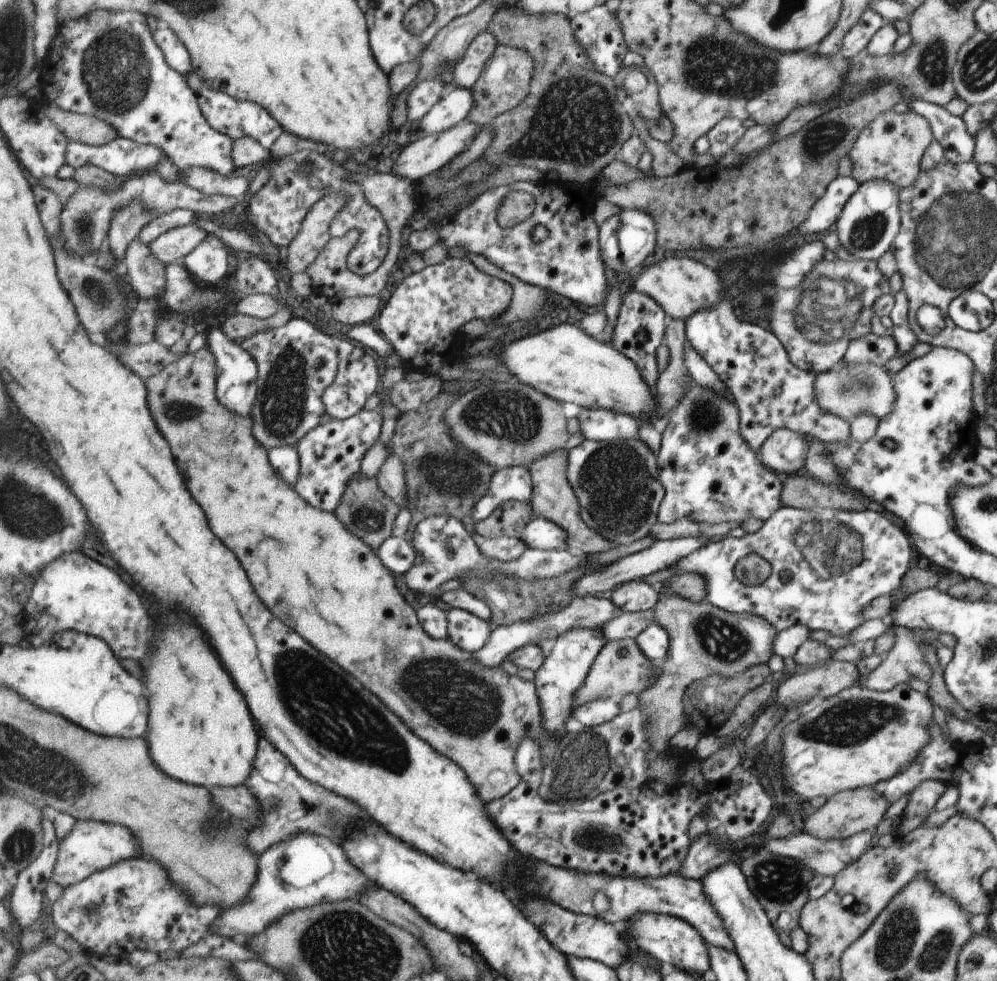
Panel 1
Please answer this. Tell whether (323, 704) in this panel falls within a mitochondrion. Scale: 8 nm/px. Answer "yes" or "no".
yes

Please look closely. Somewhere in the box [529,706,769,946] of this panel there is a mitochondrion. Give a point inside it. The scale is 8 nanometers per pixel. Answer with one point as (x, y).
(585, 763)

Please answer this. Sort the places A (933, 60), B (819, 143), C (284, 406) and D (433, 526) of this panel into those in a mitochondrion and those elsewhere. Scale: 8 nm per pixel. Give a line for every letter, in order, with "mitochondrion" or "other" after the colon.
A: mitochondrion
B: mitochondrion
C: mitochondrion
D: other

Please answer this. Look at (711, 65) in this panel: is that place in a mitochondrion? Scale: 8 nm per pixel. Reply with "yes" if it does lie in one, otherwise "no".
yes

